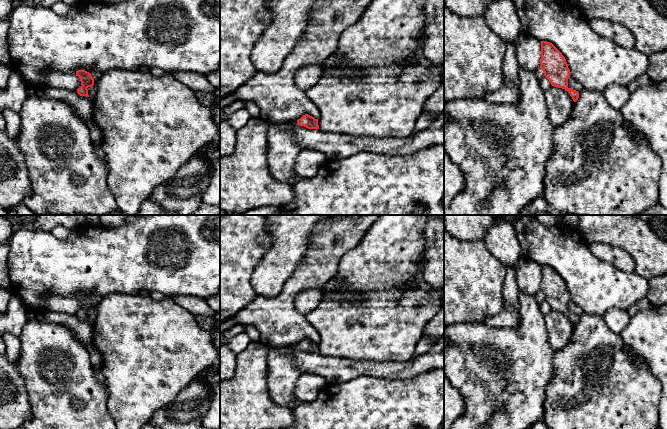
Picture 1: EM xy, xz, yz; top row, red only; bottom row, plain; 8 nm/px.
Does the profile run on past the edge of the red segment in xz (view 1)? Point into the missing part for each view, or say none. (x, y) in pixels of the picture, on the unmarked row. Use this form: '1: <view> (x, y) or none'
1: none

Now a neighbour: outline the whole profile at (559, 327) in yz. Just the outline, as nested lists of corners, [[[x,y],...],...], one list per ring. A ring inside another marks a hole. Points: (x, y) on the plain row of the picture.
[[[551,310],[544,315],[548,342],[554,351],[560,350],[571,338],[574,325],[567,314]]]

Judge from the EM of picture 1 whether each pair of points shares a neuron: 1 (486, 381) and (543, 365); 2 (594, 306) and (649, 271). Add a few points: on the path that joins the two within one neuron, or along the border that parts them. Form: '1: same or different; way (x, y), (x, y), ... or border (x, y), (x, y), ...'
1: same; way (500, 372), (505, 372), (515, 365), (529, 365)
2: different; border (634, 271), (647, 280)

